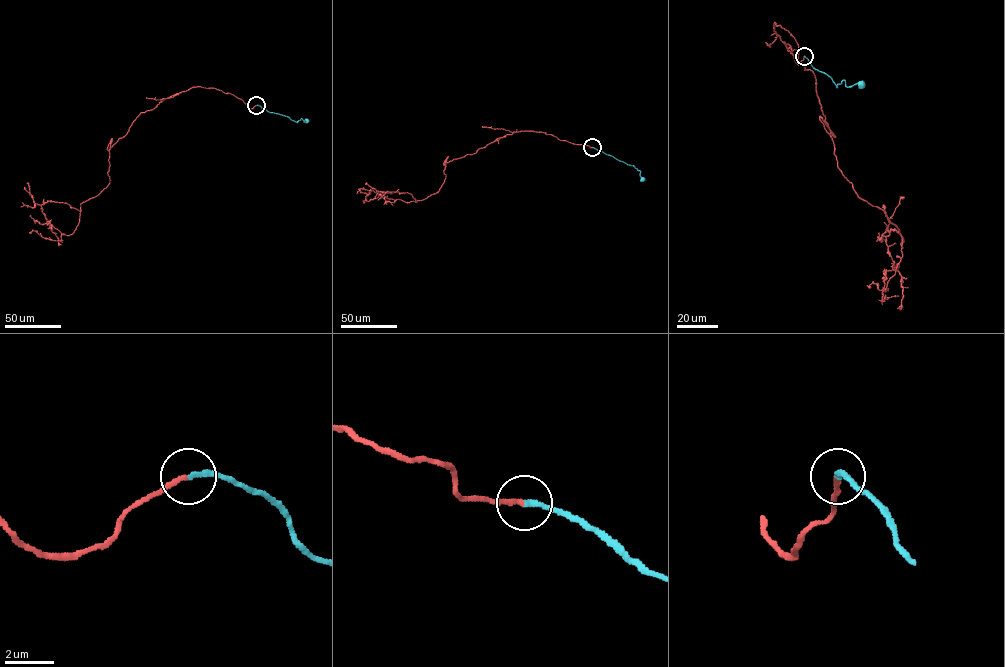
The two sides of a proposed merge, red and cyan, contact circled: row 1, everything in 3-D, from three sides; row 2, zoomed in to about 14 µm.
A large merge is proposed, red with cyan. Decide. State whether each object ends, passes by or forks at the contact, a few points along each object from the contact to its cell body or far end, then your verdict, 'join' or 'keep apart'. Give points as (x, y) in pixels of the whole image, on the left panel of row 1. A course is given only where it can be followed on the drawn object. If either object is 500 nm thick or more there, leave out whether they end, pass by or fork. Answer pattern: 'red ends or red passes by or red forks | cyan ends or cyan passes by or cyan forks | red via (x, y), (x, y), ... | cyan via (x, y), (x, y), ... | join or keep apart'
red ends | cyan ends | red via (257, 105), (192, 87), (141, 112), (107, 150), (111, 139), (97, 195), (80, 211), (41, 205), (61, 245) | cyan via (257, 105), (297, 122), (301, 118), (307, 121) | join

